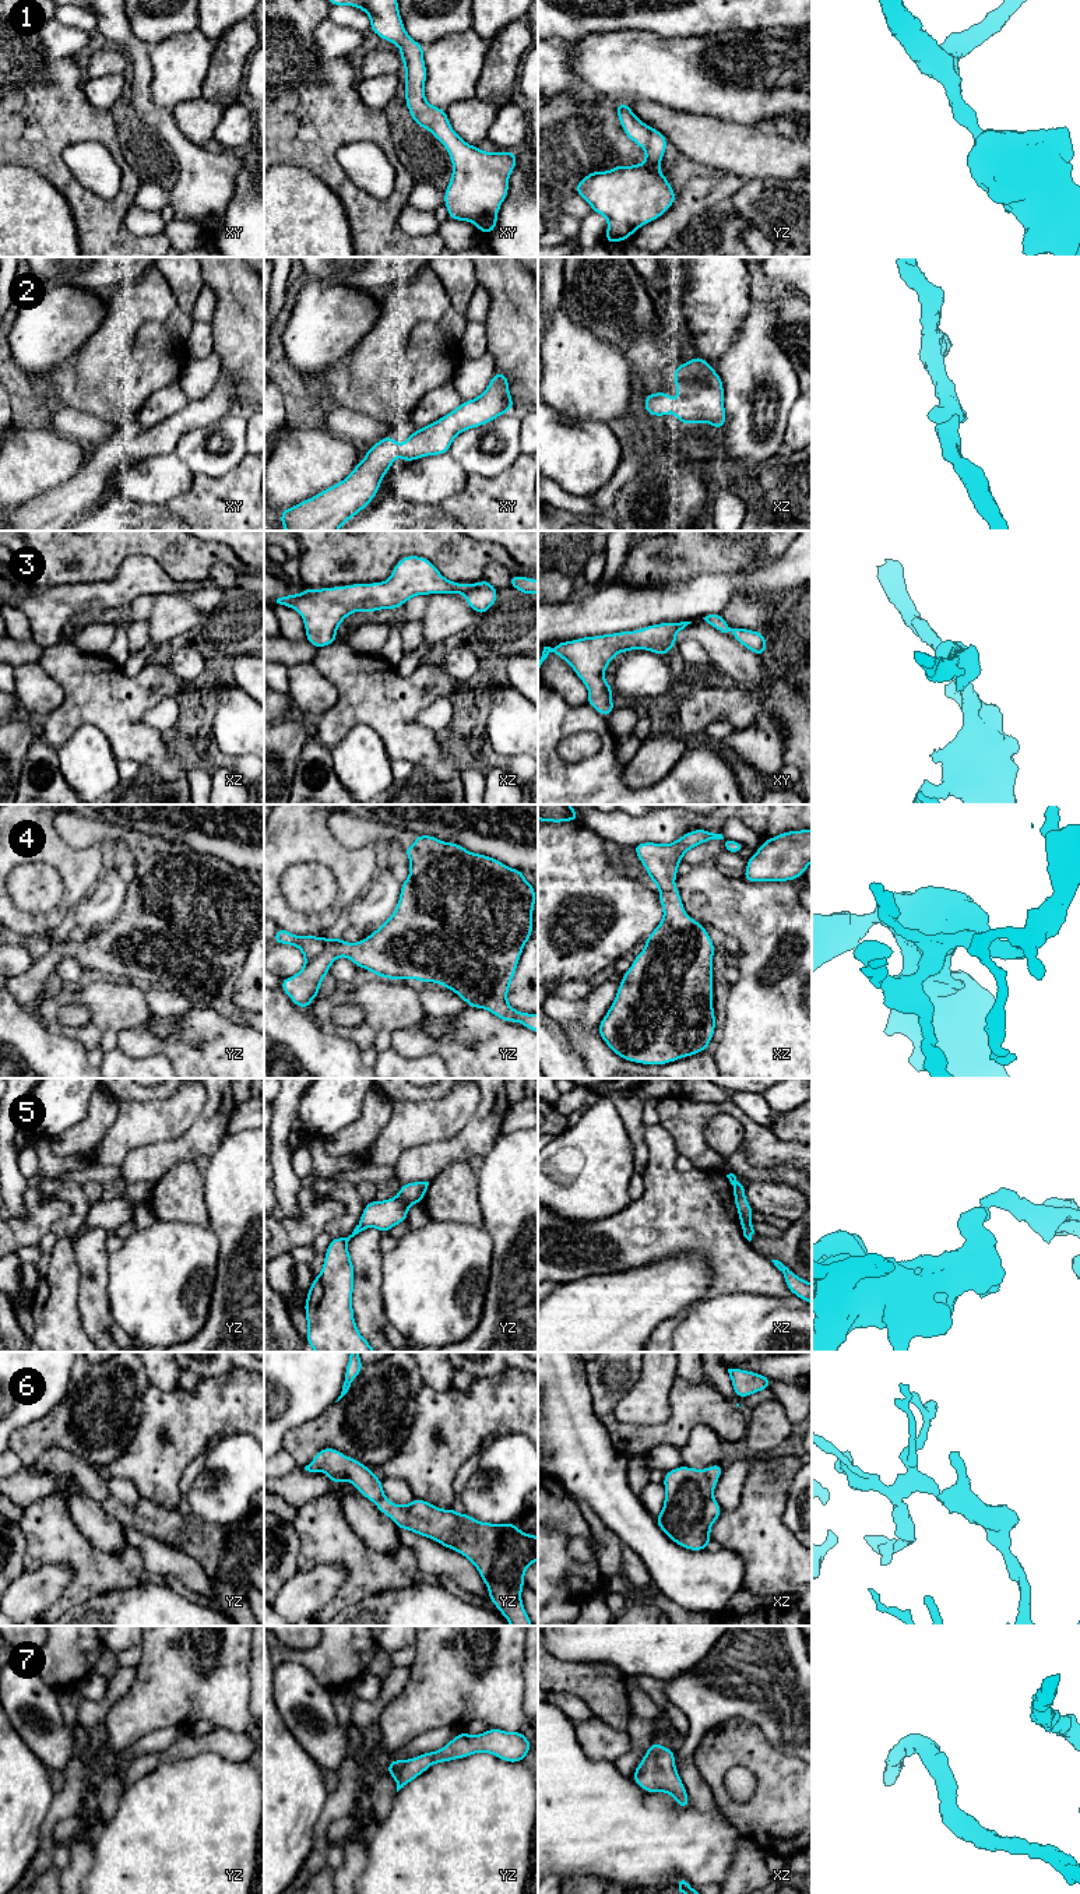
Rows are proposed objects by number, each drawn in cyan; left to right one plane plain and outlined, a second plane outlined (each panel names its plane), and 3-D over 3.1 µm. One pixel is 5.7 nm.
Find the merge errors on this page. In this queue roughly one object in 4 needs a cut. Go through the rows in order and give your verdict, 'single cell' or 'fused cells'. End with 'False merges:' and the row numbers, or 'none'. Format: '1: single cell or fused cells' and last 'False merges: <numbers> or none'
1: single cell
2: single cell
3: single cell
4: single cell
5: fused cells
6: single cell
7: single cell
False merges: 5

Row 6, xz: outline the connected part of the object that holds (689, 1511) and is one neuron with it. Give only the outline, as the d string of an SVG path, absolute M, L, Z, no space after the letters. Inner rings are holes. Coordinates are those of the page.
M714 1464L707 1469L682 1465L666 1471L664 1508L657 1525L679 1546L687 1550L706 1550L711 1542L710 1529L722 1508L713 1493L724 1467Z

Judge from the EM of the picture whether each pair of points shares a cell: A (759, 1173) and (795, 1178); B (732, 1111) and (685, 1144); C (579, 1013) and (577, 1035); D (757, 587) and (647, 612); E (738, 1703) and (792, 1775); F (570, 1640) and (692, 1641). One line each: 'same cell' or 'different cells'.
A: same cell
B: same cell
C: different cells
D: same cell
E: different cells
F: same cell

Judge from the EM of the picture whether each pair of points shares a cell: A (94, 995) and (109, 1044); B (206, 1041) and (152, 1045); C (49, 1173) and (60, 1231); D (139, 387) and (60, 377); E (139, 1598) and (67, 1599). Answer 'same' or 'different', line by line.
A: different
B: same
C: same
D: same
E: different

